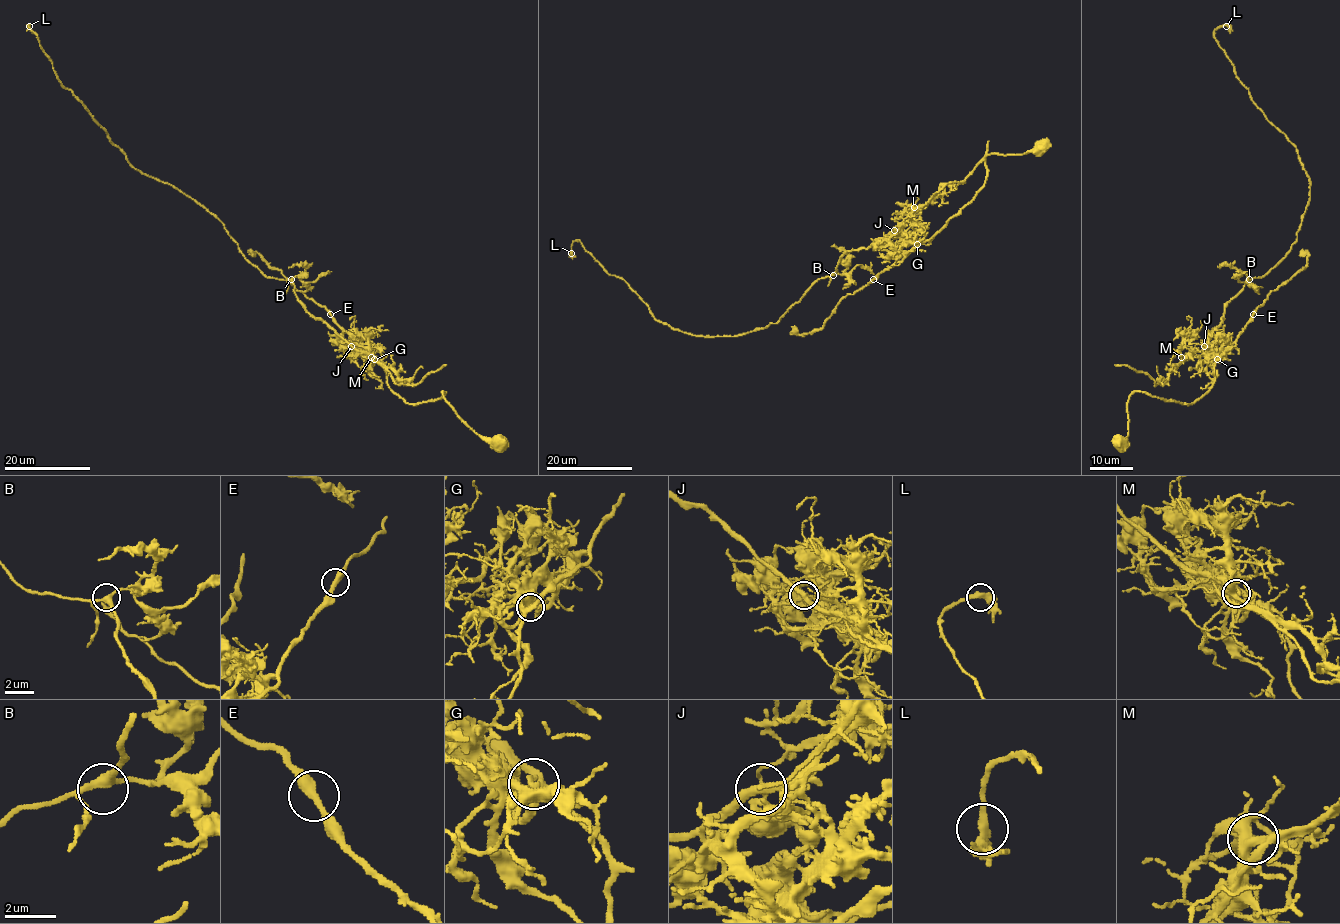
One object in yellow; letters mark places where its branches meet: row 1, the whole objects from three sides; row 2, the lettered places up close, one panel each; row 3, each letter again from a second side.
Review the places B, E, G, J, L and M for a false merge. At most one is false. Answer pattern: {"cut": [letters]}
{"cut": ["J"]}

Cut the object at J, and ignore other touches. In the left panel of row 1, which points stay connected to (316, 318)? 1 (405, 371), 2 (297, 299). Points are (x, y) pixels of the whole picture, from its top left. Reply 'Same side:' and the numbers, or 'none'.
Same side: 1, 2

